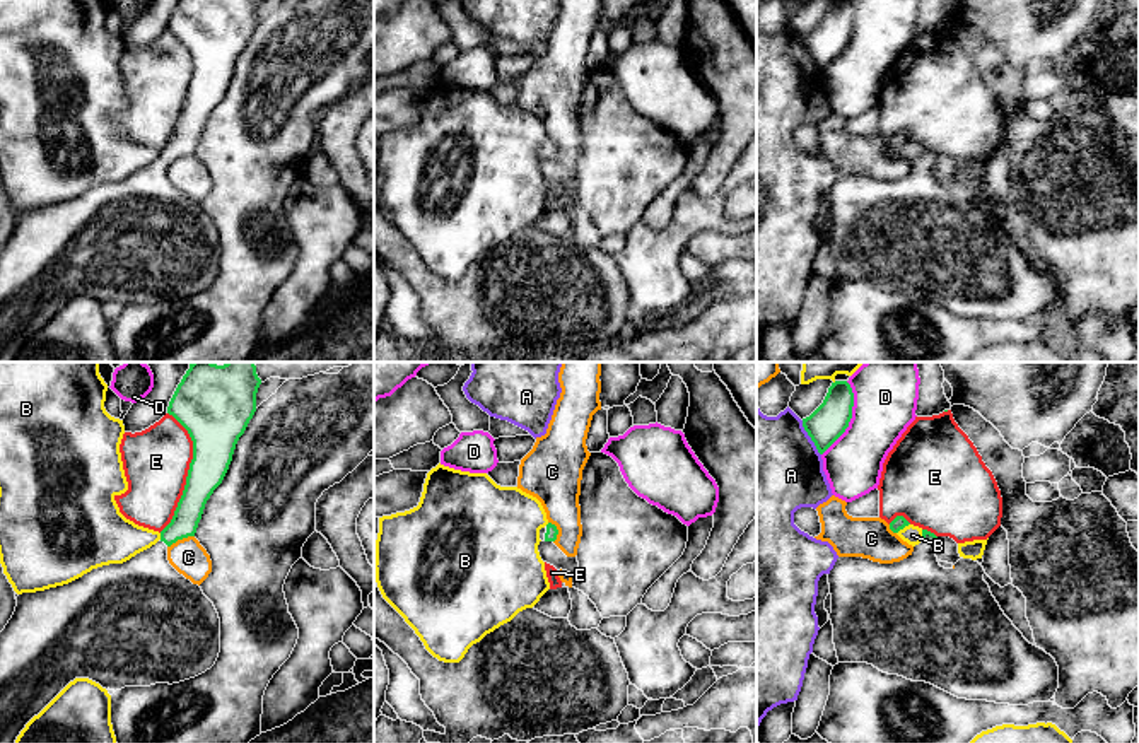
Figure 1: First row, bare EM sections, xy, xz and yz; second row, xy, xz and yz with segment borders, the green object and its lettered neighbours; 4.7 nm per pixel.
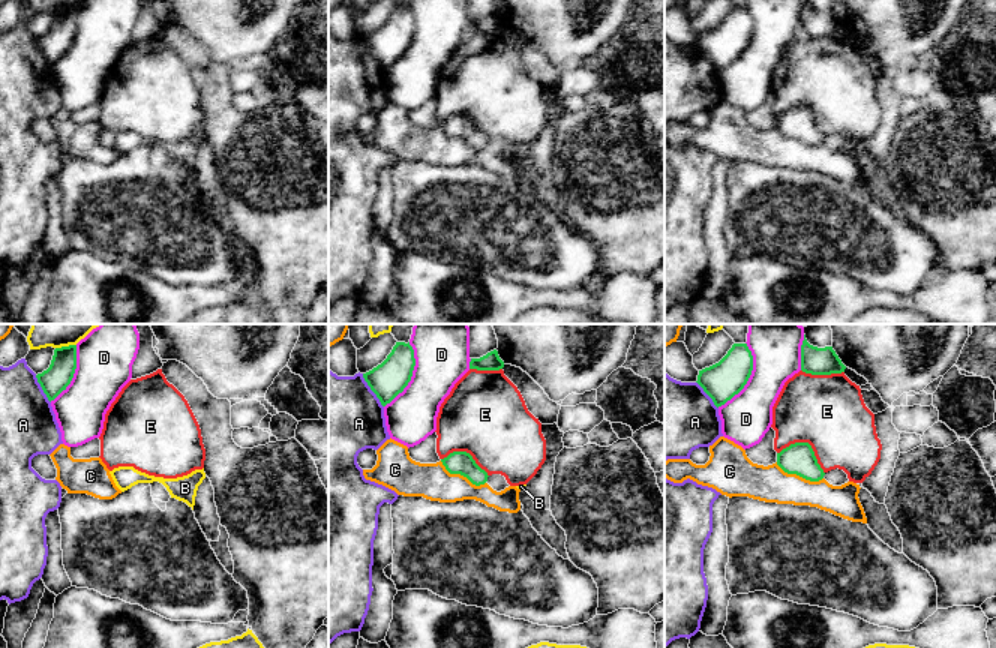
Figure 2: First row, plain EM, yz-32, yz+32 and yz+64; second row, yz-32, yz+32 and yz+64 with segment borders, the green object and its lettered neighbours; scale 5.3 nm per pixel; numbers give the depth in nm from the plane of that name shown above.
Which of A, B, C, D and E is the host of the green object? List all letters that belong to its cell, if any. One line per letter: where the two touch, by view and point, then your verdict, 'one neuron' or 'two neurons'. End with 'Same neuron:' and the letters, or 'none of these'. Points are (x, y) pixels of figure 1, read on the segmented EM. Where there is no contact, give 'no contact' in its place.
A: yz (810, 436) | two neurons
B: yz (902, 528) | two neurons
C: xy (180, 538) | two neurons
D: yz (851, 417) | two neurons
E: xy (188, 472) | two neurons
Same neuron: none of these

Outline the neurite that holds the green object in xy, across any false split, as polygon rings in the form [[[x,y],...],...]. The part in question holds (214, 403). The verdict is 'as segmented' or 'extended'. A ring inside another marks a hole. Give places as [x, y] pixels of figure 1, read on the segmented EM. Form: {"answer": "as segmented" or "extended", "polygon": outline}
{"answer": "extended", "polygon": [[[191,362],[169,401],[167,413],[188,430],[193,459],[183,495],[171,523],[161,531],[161,540],[123,564],[102,565],[68,584],[15,598],[15,611],[0,632],[0,743],[15,743],[26,724],[75,678],[89,678],[116,692],[125,687],[179,683],[215,664],[220,652],[219,613],[202,588],[169,564],[167,548],[178,540],[195,536],[205,504],[222,483],[236,444],[256,412],[260,384],[254,362]]]}

